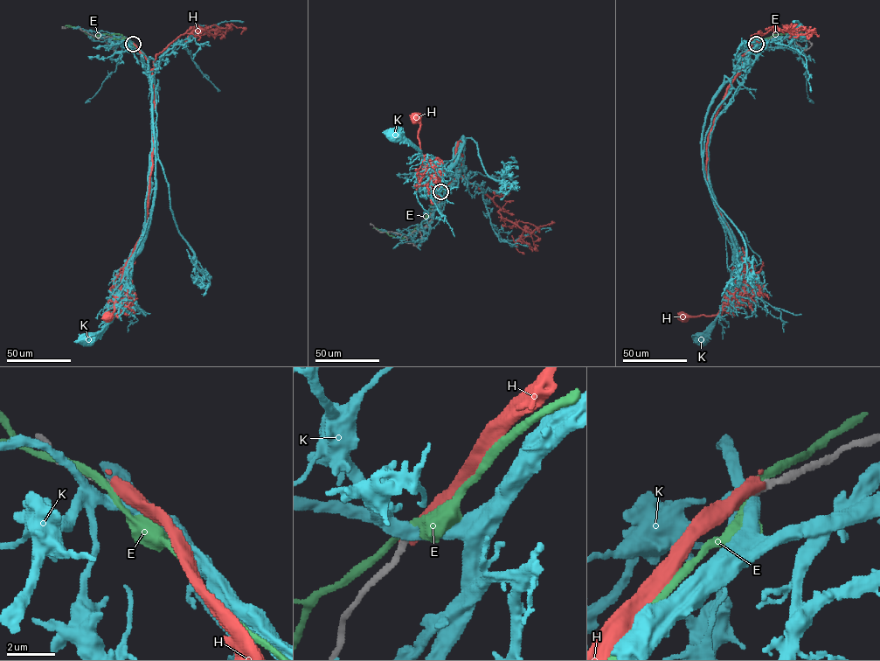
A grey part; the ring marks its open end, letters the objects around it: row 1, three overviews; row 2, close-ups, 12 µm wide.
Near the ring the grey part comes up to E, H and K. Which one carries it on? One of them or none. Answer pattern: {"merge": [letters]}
{"merge": []}

